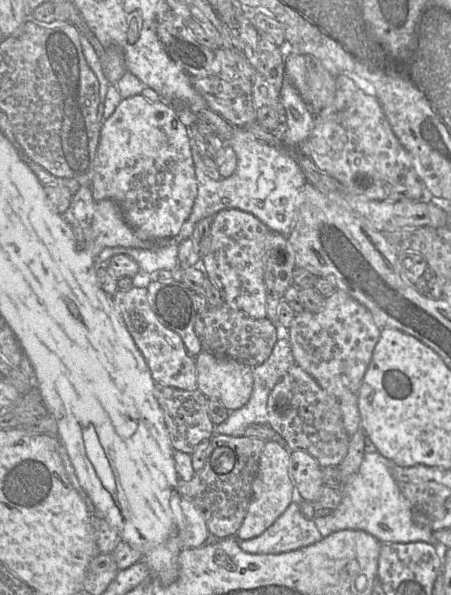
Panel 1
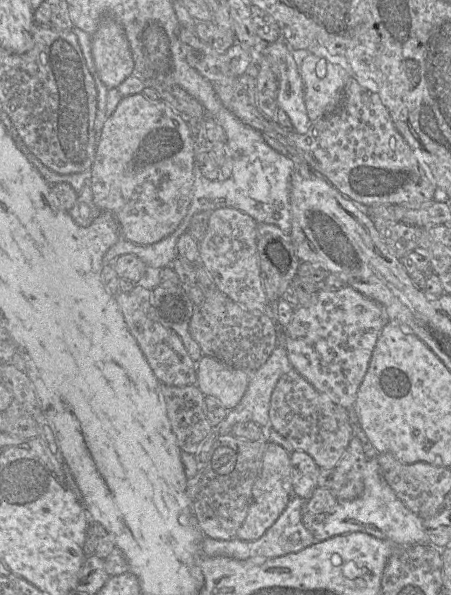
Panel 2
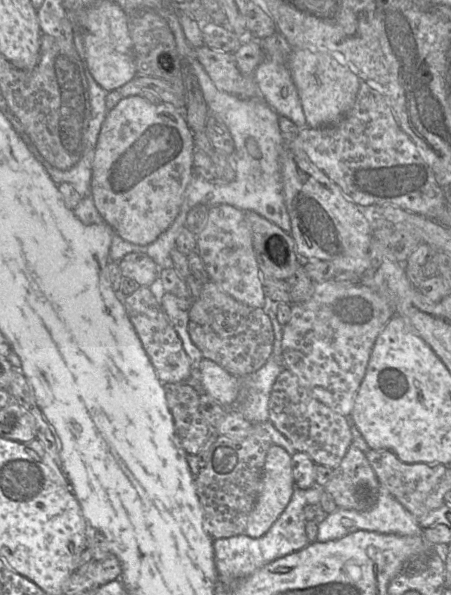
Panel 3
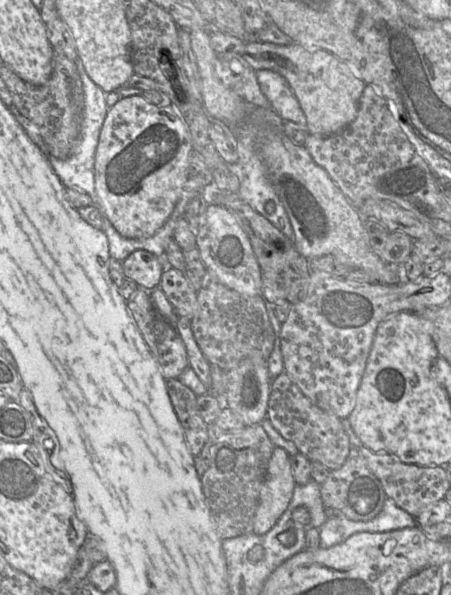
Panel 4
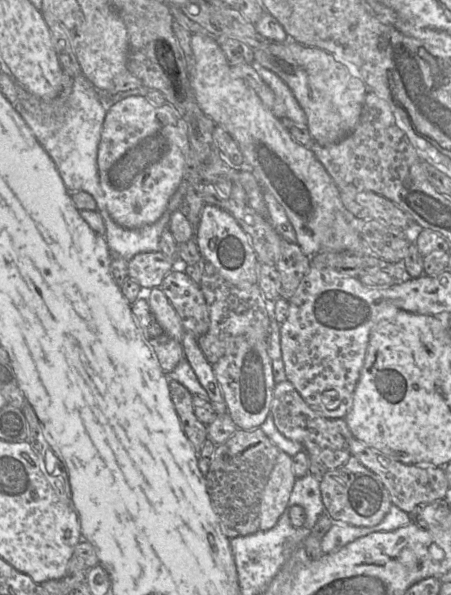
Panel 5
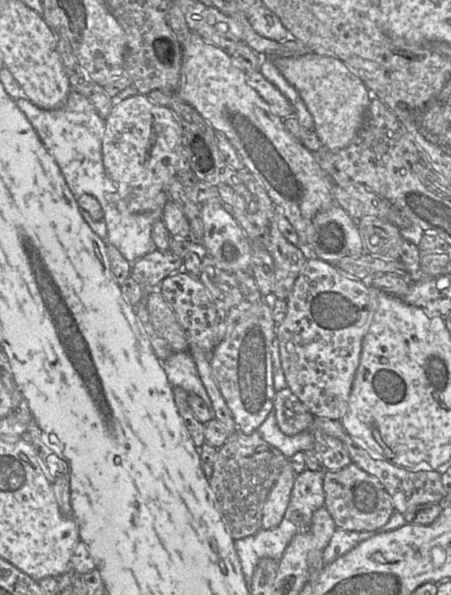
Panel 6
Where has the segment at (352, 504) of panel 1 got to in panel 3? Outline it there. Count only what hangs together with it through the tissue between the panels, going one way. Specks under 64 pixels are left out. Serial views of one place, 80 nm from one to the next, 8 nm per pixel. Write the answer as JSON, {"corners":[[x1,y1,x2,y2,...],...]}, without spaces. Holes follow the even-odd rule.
{"corners":[[380,486,377,504,371,510,357,511,338,508,332,513,329,513,317,527,316,541,318,542,337,540,359,530,381,534,422,536,422,529,419,525,418,518,408,511,384,486]]}

